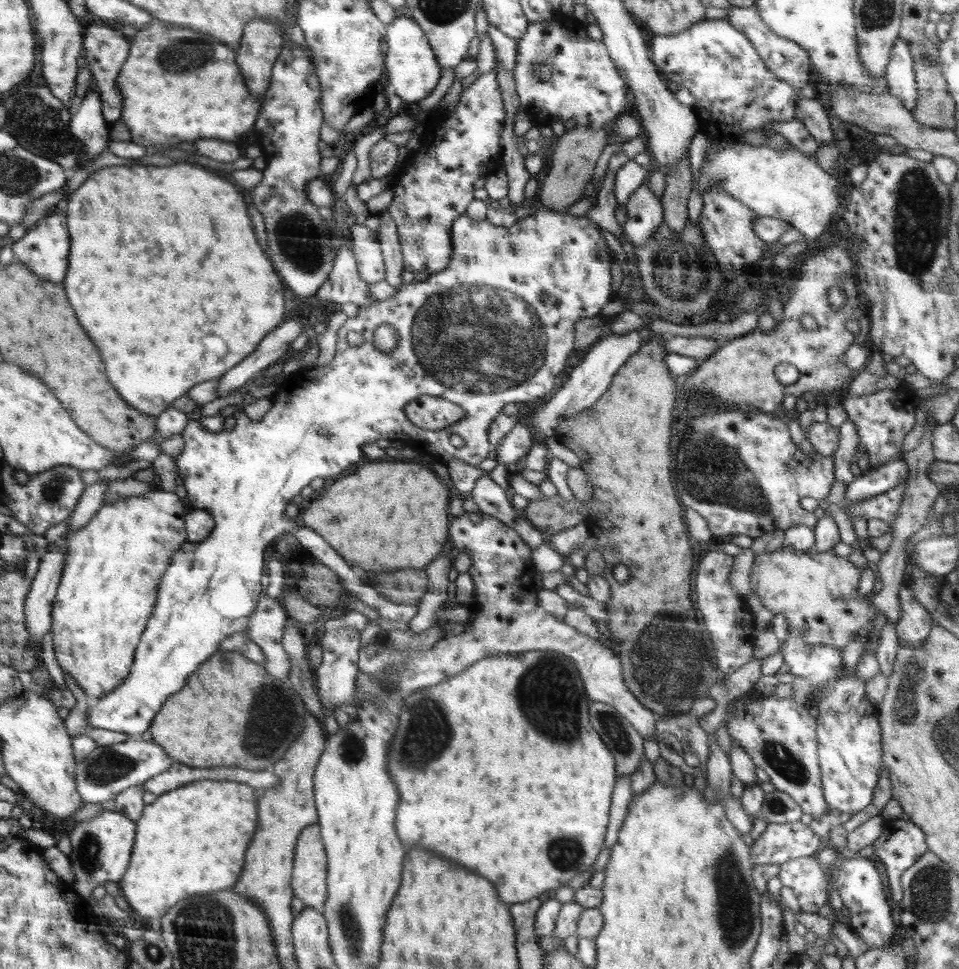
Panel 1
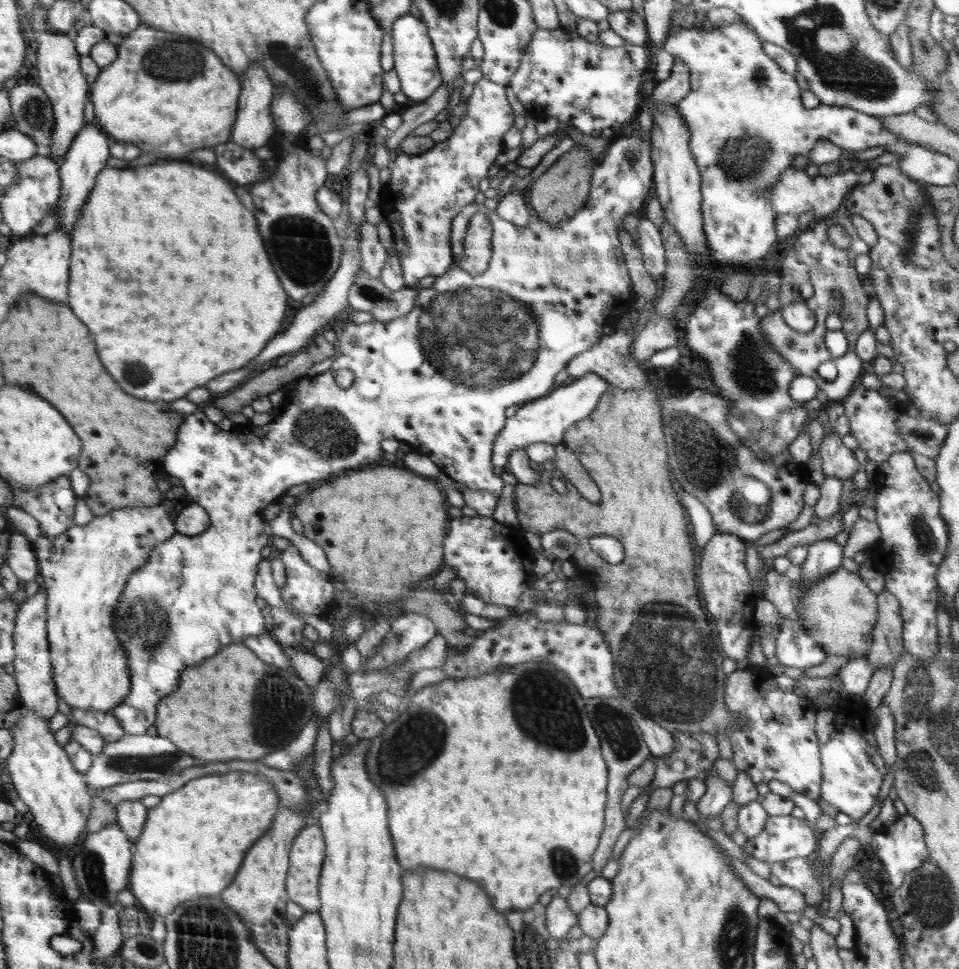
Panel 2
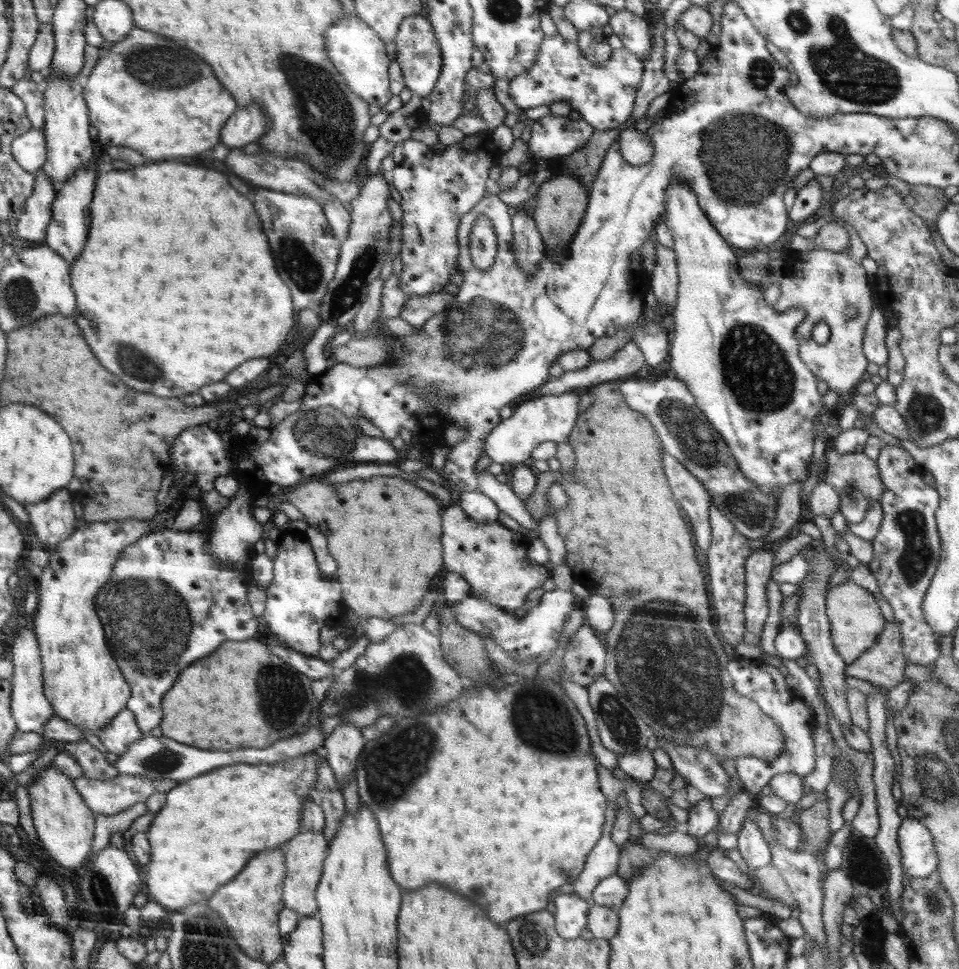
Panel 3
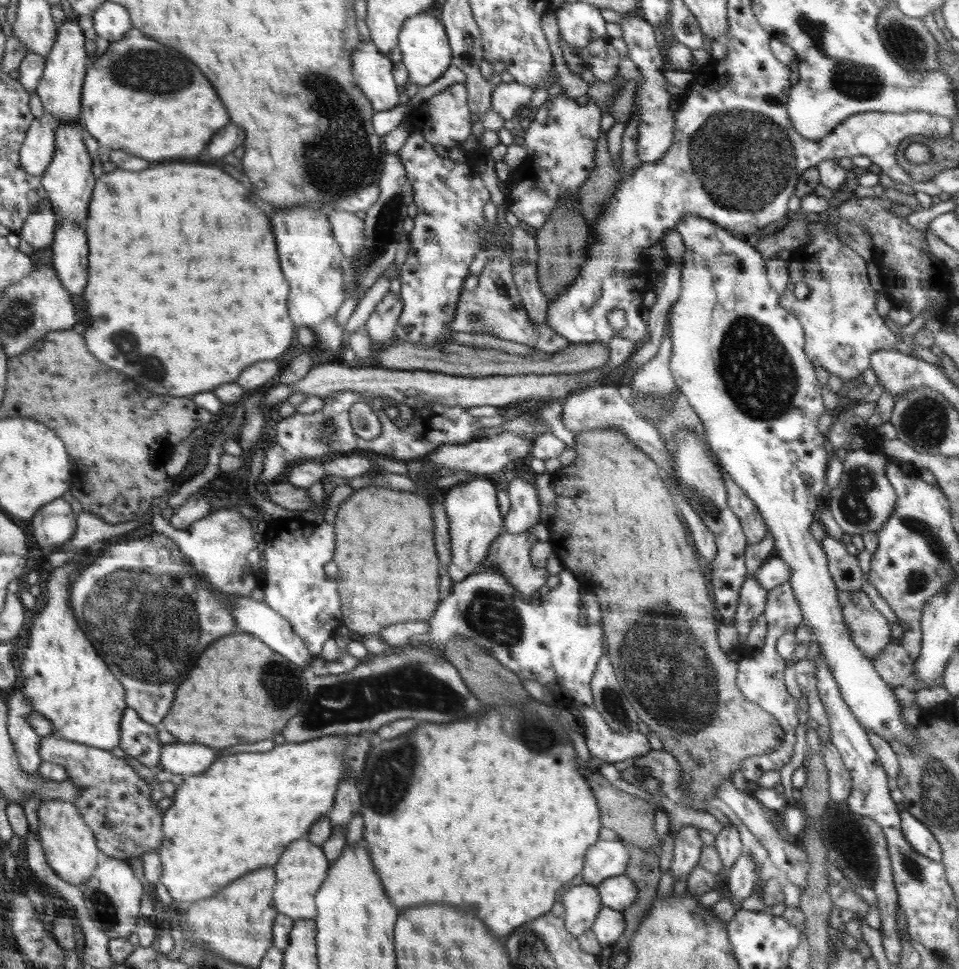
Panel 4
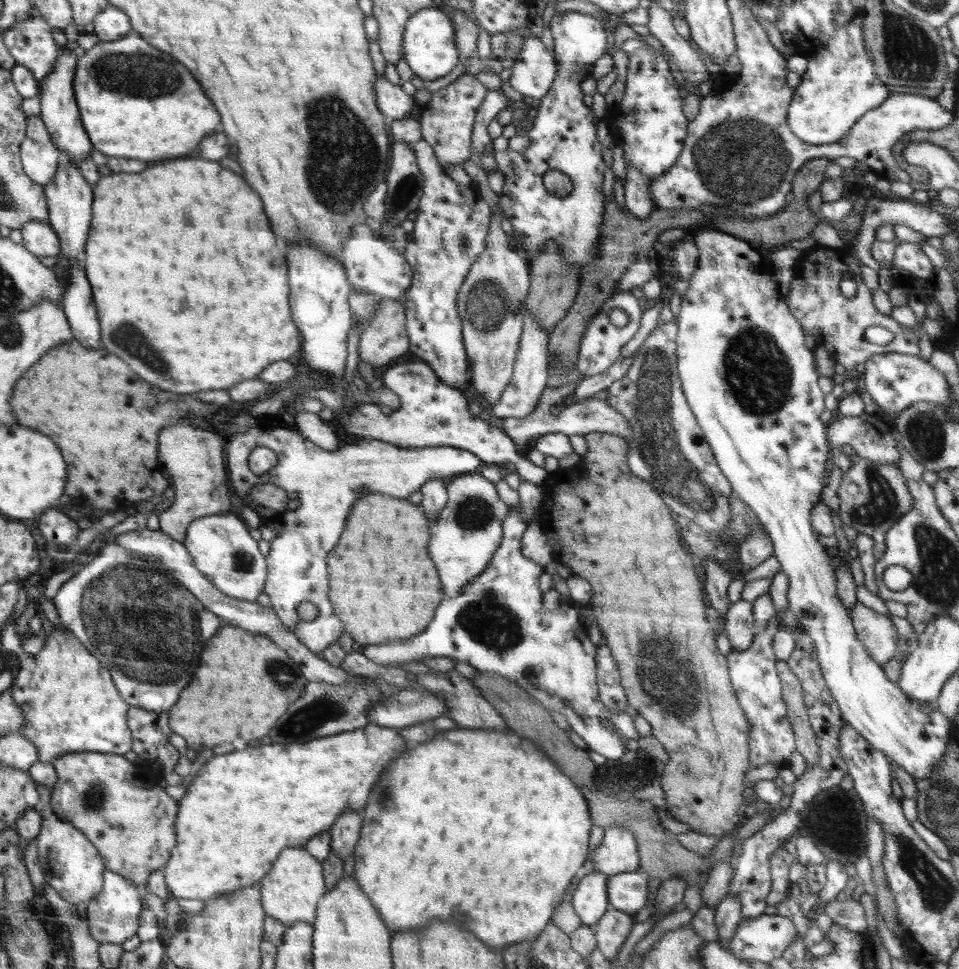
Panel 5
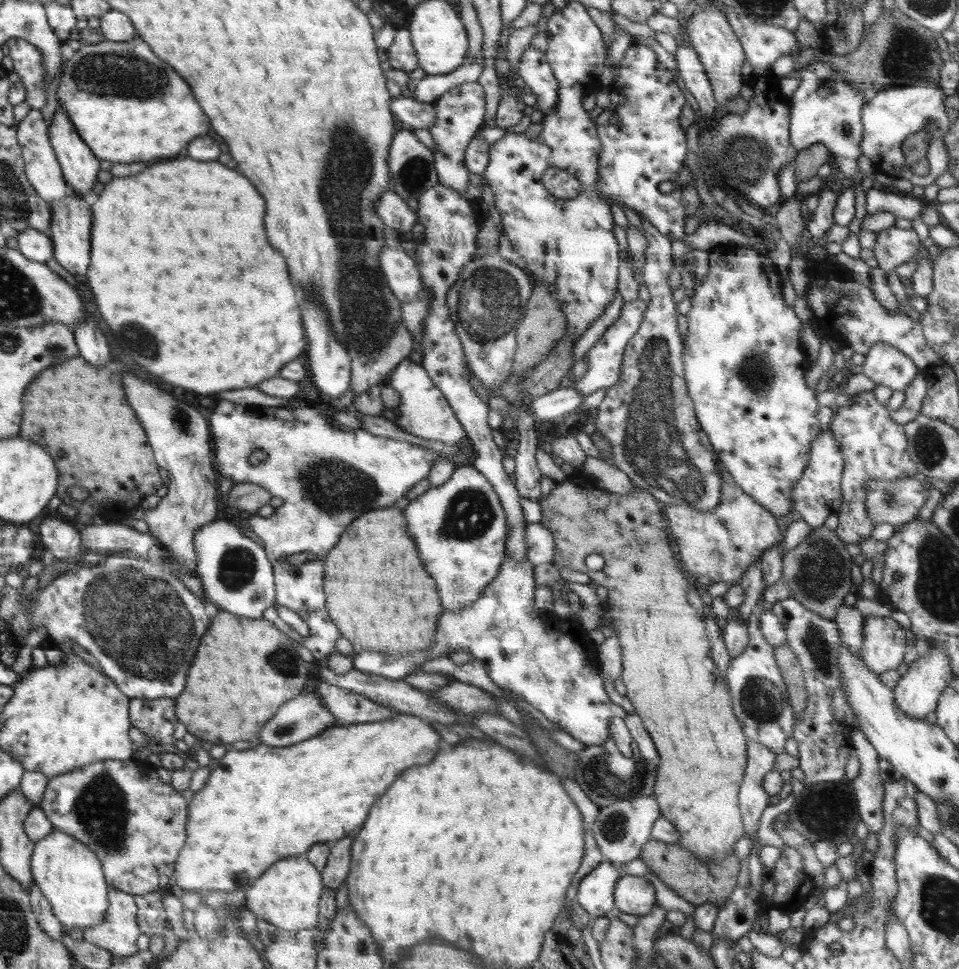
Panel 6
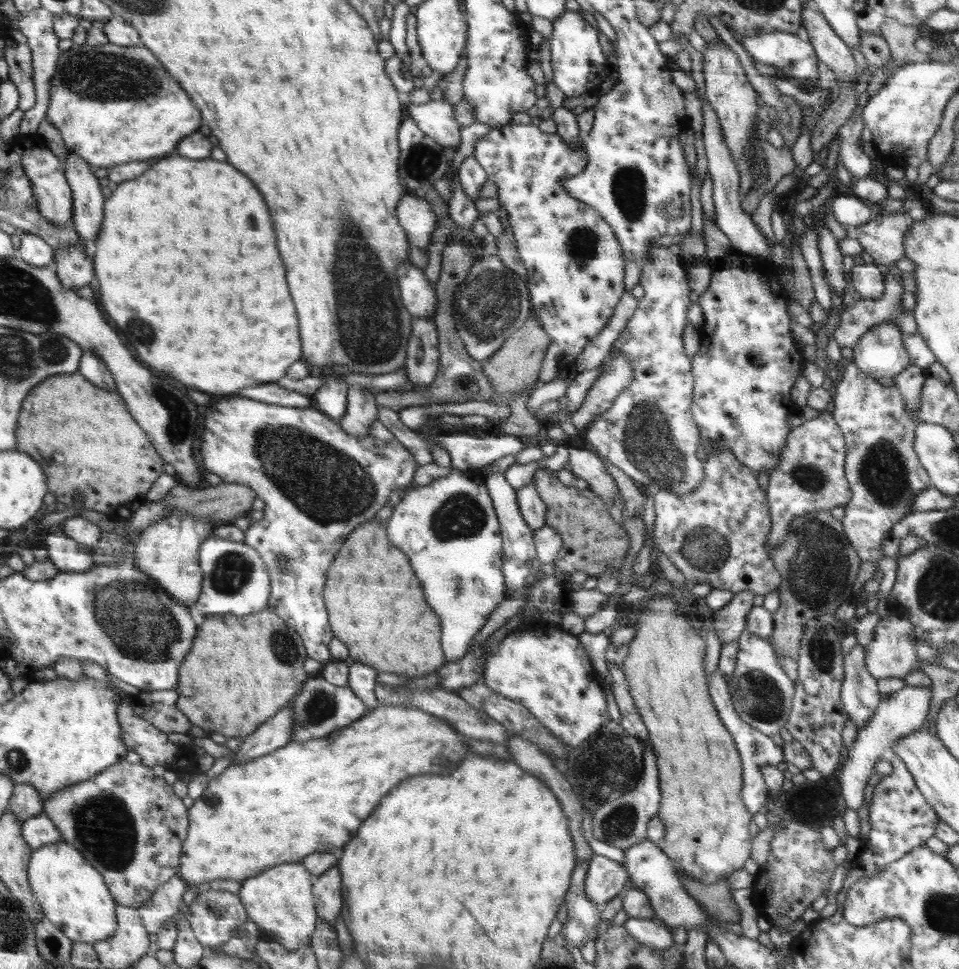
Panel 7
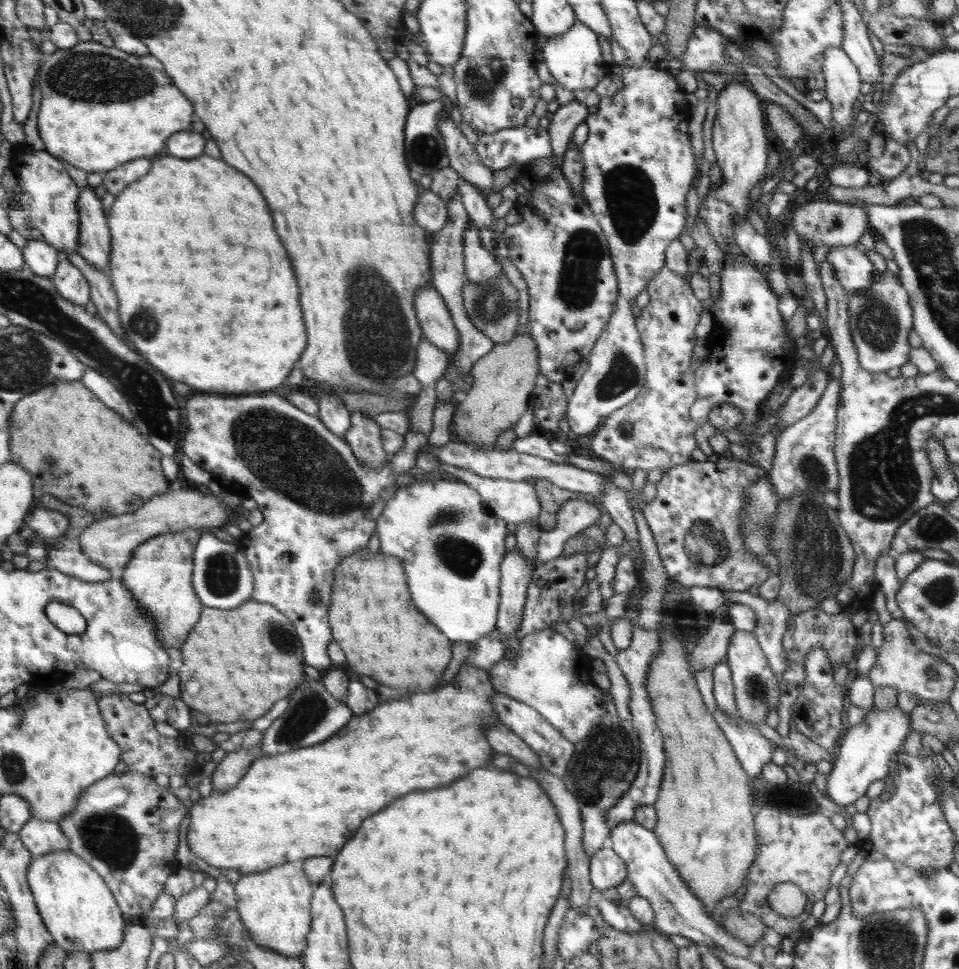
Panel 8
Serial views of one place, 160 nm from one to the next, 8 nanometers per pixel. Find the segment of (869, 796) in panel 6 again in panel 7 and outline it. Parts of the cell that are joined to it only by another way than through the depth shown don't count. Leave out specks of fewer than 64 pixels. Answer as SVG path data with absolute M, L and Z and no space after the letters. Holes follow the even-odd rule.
M857 644L843 657L844 680L841 701L857 732L861 731L880 704L881 694L874 678L865 665L866 650Z

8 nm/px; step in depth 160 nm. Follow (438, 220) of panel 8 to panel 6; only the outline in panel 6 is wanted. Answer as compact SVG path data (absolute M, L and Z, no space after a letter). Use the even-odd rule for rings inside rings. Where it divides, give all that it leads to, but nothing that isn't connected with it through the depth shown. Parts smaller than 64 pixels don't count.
M391 189L380 197L375 209L387 227L401 232L411 232L415 221L418 221L417 214L408 207L406 200Z

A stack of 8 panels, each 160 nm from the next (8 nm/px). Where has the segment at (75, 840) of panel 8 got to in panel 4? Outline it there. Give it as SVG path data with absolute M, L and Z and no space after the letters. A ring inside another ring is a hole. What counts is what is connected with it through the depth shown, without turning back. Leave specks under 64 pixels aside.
M51 734L42 736L39 744L39 755L43 761L59 764L66 769L68 780L83 788L83 794L73 800L83 819L91 827L96 836L100 836L100 849L104 855L129 862L131 858L141 858L144 854L160 850L163 847L163 812L152 797L153 787L136 776L125 759L113 755L110 751L80 744L65 738L56 738Z

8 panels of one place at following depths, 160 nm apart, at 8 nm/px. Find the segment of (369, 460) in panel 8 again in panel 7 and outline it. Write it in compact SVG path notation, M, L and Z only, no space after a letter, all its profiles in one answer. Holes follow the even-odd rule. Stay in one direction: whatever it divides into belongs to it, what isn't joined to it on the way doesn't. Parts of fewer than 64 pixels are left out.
M361 384L348 388L348 408L343 419L338 422L342 428L354 437L368 437L370 425L378 419L375 396L361 387Z

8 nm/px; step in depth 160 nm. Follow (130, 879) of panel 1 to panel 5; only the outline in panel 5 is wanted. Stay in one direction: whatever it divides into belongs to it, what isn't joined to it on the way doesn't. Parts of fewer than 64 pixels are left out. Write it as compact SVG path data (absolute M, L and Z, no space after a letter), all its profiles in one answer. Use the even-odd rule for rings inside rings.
M374 723L367 724L366 727L355 731L343 732L322 738L315 738L307 743L280 744L270 743L259 747L246 746L243 749L226 748L219 750L213 757L208 759L201 769L196 773L196 777L188 784L188 789L184 797L179 801L179 814L175 820L175 831L178 833L178 843L168 860L167 867L163 869L165 884L168 887L170 896L183 899L198 899L202 901L216 898L232 891L252 886L259 883L264 876L274 867L276 860L288 848L305 847L312 837L330 832L336 819L343 812L351 810L362 811L367 805L368 795L380 778L381 772L407 750L407 740L398 732L397 729L381 727Z

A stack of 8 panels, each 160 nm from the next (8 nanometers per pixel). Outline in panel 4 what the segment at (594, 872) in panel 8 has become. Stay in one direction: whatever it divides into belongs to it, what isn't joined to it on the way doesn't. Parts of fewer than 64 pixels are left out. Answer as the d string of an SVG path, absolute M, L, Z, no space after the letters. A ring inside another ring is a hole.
M588 883L566 887L560 904L564 906L564 926L570 934L577 937L594 924L603 906L598 894L596 886Z

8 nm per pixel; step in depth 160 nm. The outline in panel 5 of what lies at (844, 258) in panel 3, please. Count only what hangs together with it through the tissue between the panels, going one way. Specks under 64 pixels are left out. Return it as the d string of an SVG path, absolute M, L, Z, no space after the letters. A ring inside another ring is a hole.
M820 246L816 252L804 252L793 264L791 287L785 294L785 303L790 312L812 334L814 349L819 346L825 348L834 362L841 364L851 378L854 378L857 365L865 364L876 354L900 353L921 358L919 335L889 314L882 314L876 309L872 301L873 291L862 281L860 265L859 258L852 255L849 248L841 250ZM846 278L856 282L857 291L851 298L846 298L840 292L840 282ZM870 326L882 326L890 330L894 338L884 346L869 342L864 337L864 332Z

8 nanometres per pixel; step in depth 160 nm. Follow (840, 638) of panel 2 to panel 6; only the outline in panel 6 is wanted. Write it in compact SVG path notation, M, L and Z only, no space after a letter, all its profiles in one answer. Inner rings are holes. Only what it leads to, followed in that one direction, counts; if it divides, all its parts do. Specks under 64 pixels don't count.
M866 617L861 659L876 674L896 669L906 648L906 630L892 617Z

